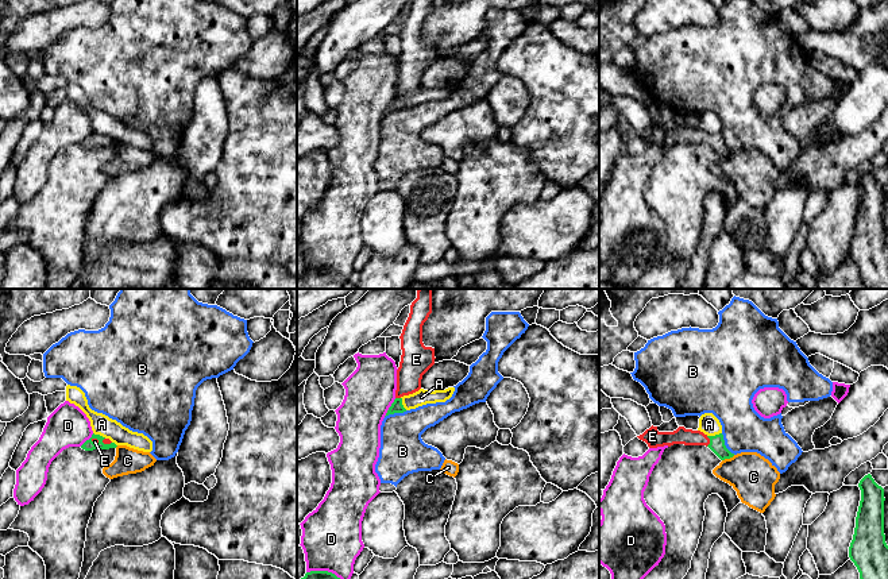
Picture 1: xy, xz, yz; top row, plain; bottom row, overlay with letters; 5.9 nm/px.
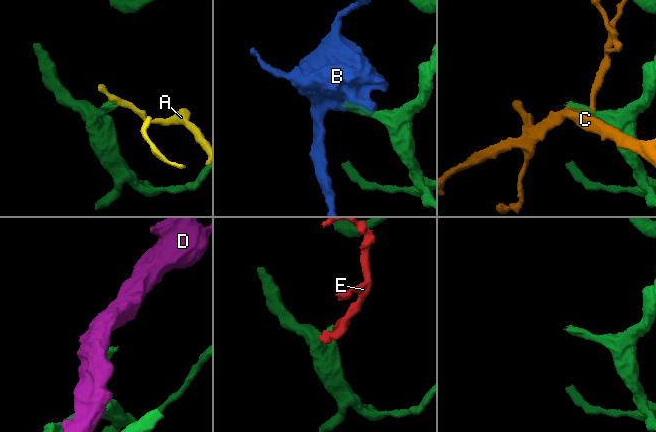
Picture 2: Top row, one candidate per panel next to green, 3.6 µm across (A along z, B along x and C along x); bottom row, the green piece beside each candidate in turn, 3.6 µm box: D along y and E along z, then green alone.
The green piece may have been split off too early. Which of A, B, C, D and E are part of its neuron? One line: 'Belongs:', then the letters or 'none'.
Belongs: E

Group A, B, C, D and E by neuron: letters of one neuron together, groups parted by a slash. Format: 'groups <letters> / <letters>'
groups A / B / C / D / E

